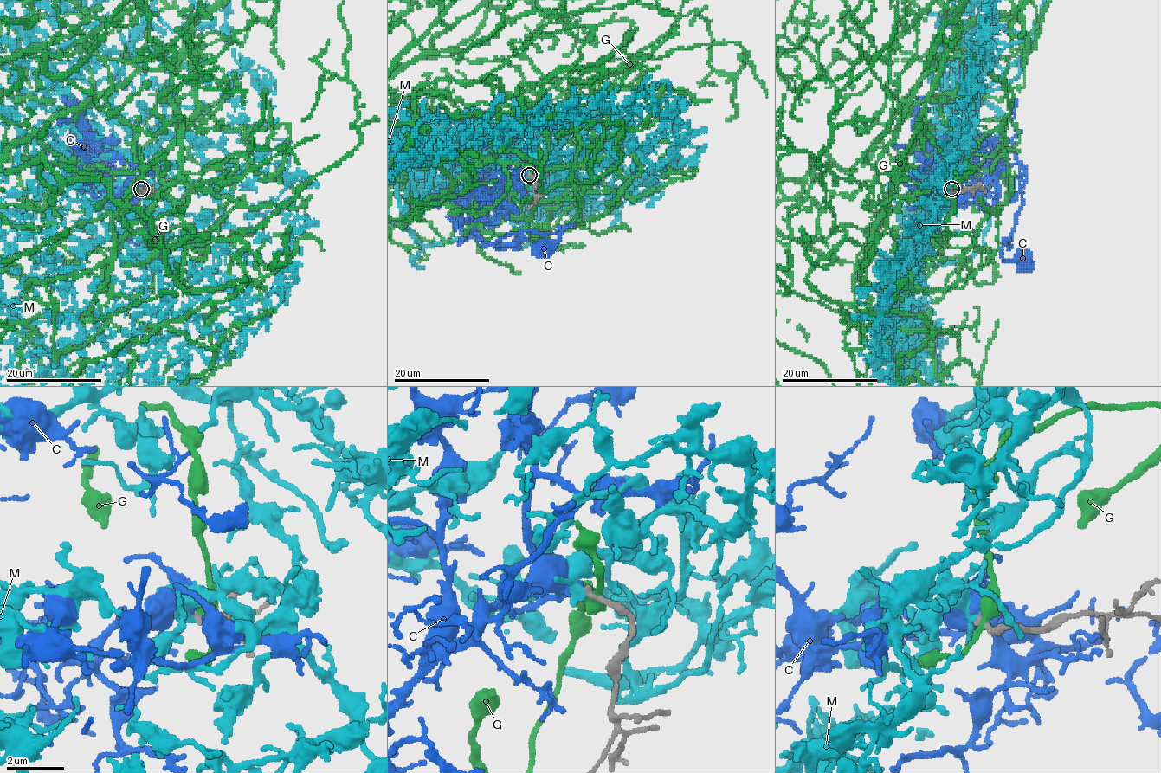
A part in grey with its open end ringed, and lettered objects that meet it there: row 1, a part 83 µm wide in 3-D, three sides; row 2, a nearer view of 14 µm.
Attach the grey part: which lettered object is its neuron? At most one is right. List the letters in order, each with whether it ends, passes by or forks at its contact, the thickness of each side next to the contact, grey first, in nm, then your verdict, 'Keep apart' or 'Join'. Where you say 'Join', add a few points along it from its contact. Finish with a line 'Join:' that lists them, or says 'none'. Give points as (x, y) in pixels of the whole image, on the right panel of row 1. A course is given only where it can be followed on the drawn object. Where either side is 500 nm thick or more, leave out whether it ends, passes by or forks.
C: It passes by. Thickness 180 nm (grey) against 340 nm. Join
G: It passes by. Thickness 220 nm (grey) against 360 nm. Keep apart
M: It passes by. Thickness 190 nm (grey) against 280 nm. Keep apart
Join: C

